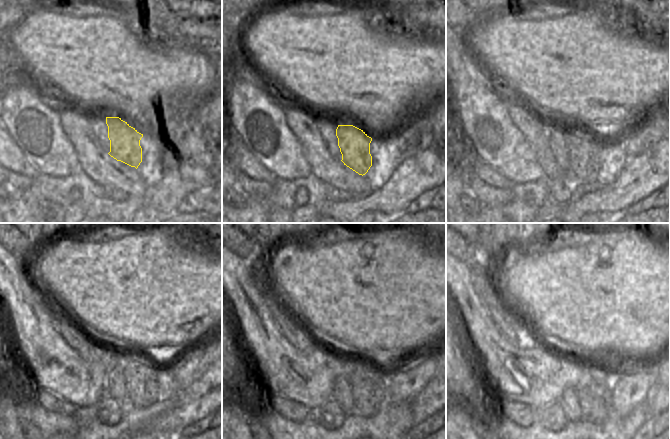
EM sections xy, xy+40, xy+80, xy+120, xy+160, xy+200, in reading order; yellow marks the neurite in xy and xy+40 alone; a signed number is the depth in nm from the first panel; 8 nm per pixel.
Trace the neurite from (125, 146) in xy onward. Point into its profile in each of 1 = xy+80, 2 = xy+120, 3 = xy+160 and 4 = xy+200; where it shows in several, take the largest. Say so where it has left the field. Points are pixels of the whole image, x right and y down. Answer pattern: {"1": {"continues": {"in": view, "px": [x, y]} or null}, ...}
{"1": {"continues": {"in": "xy+80", "px": [583, 149]}}, "2": {"continues": {"in": "xy+120", "px": [140, 377]}}, "3": {"continues": {"in": "xy+160", "px": [368, 385]}}, "4": {"continues": {"in": "xy+200", "px": [595, 401]}}}

